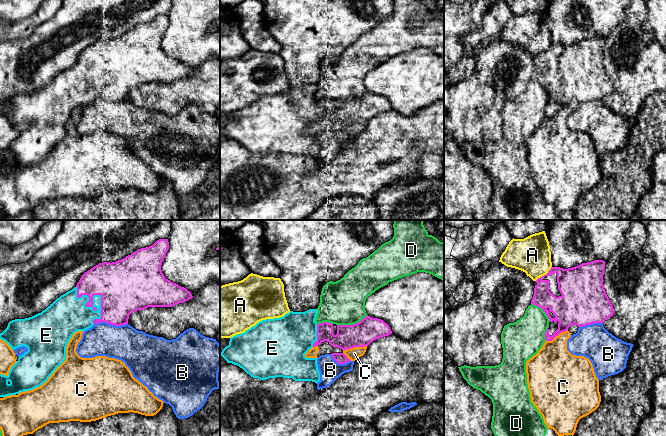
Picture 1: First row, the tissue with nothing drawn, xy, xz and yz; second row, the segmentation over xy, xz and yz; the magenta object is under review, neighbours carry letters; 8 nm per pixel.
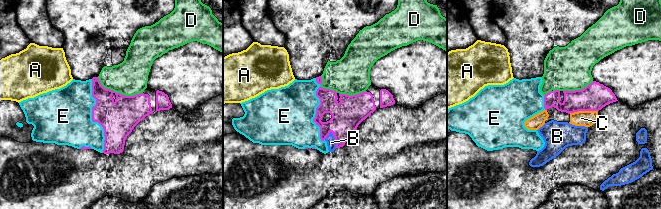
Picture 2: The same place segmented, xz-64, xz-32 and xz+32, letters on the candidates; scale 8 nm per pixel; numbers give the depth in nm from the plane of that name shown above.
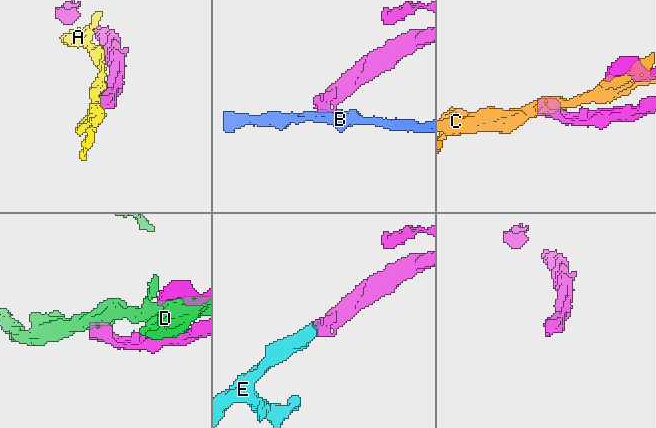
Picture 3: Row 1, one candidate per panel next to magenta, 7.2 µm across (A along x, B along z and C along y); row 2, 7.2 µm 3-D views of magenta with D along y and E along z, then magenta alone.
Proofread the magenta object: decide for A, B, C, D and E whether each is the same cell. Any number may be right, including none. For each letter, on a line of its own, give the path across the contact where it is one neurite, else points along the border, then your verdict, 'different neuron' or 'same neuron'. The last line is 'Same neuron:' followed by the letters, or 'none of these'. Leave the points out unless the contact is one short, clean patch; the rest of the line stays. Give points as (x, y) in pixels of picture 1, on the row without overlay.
A: different neuron
B: different neuron
C: different neuron
D: different neuron
E: same neuron
Same neuron: E

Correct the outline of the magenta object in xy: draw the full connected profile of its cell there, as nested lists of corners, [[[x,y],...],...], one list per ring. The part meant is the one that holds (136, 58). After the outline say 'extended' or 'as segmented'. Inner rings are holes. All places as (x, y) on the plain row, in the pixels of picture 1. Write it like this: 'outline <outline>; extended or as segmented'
outline [[[159,15],[121,36],[99,39],[85,48],[72,66],[61,71],[41,89],[10,97],[0,109],[0,115],[12,126],[25,122],[28,127],[19,132],[7,152],[0,150],[0,173],[30,167],[45,159],[66,136],[66,123],[75,108],[85,107],[100,98],[125,101],[129,91],[137,86],[172,83],[191,75],[190,67],[166,55],[162,49],[161,41],[168,24],[168,15]]]; extended

